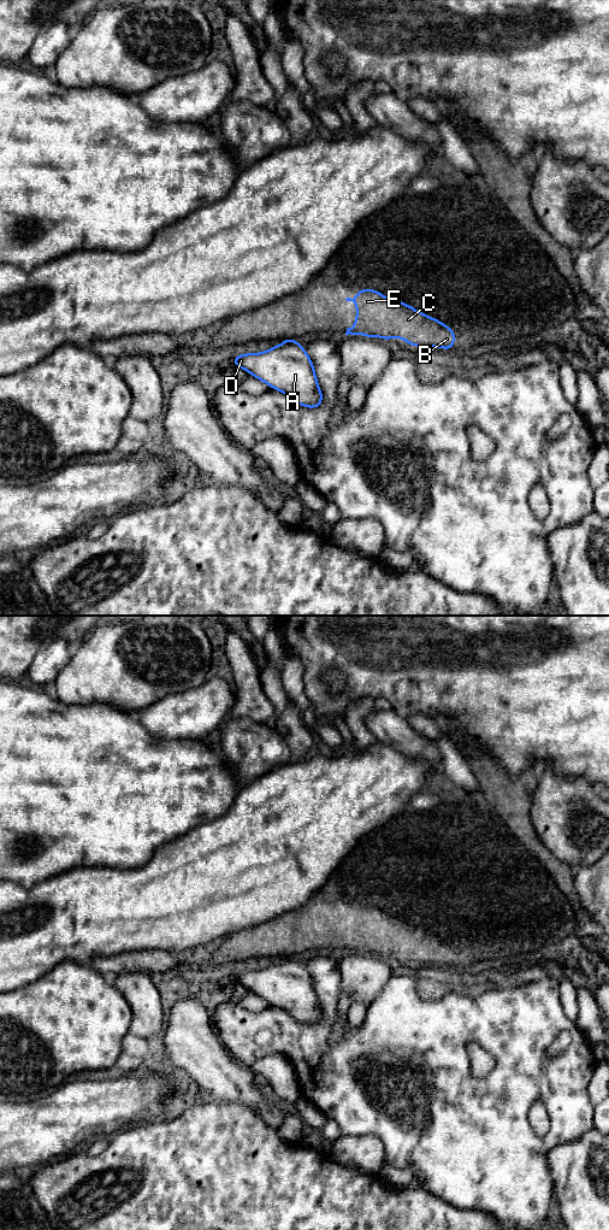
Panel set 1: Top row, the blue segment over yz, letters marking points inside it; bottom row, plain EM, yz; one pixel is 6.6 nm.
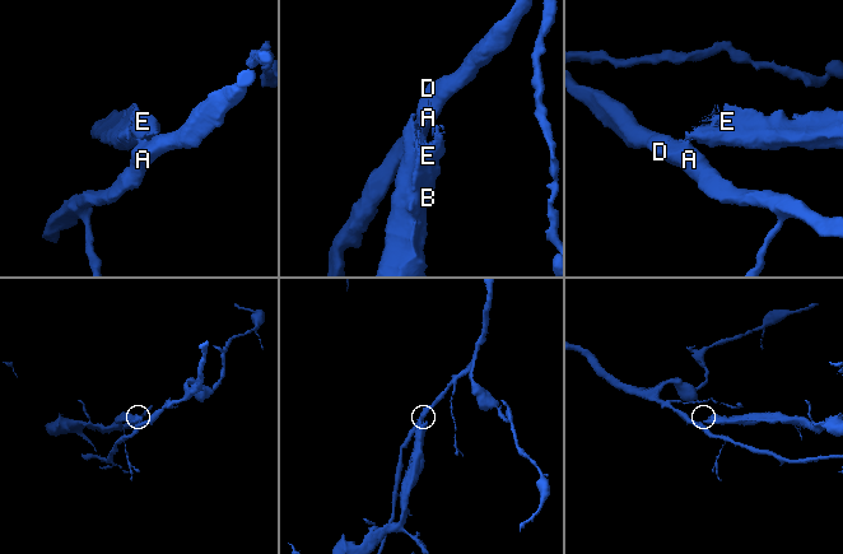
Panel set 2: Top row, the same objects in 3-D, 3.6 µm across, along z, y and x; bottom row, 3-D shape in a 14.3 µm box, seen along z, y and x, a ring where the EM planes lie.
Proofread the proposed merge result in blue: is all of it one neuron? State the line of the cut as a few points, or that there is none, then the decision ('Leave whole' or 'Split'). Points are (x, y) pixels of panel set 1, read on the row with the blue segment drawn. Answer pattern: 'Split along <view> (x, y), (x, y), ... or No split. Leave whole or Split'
Split along yz (296, 341), (284, 342). Split

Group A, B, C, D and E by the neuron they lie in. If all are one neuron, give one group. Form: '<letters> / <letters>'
A D / B C E

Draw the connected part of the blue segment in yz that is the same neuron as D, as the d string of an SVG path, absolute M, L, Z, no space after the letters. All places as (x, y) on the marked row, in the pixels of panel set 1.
M296 341L261 353L233 357L232 364L289 395L297 405L317 408L323 404L313 361Z

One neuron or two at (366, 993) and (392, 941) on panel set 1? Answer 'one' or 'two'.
two

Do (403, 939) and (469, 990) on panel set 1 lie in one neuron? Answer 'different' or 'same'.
different

